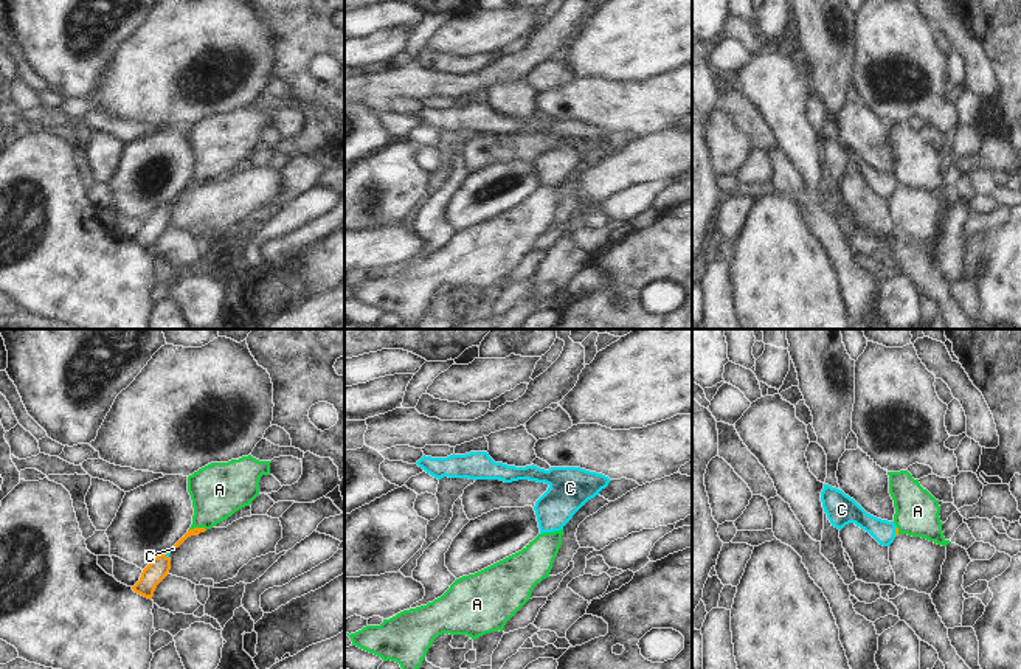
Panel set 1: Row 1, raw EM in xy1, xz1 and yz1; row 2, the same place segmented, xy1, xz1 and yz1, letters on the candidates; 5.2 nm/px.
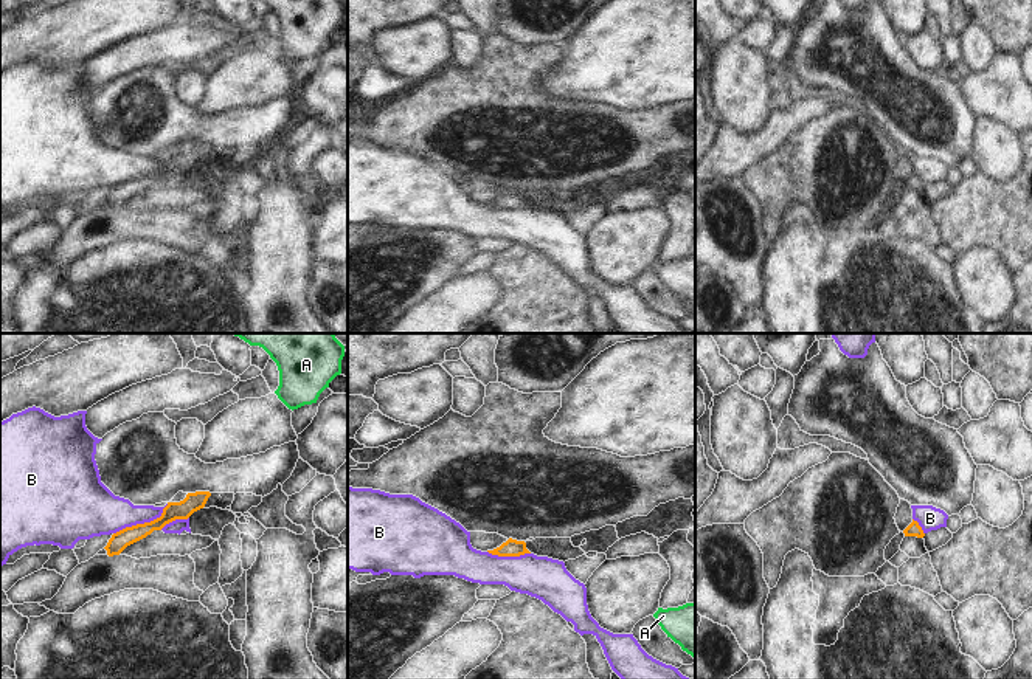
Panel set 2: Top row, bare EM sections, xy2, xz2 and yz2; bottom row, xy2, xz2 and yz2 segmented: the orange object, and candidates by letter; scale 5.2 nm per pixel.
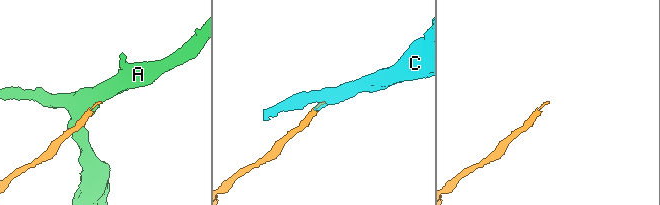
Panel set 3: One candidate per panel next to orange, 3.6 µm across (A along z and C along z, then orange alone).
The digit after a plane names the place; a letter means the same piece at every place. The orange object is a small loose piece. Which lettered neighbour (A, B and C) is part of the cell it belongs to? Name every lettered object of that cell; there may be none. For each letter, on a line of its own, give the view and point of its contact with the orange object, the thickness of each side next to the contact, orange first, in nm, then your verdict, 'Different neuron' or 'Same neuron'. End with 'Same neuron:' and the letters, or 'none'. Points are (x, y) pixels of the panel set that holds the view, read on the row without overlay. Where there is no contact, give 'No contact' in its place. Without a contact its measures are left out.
A: Touches orange at xy1 (197, 180). Thickness 50 nm (orange) against 280 nm. Different neuron
B: Touches orange at xy2 (141, 177). Thickness 100 nm (orange) against 240 nm. Different neuron
C: Touches orange at xy1 (168, 204). Thickness 110 nm (orange) against 20 nm. Same neuron
Same neuron: C.

